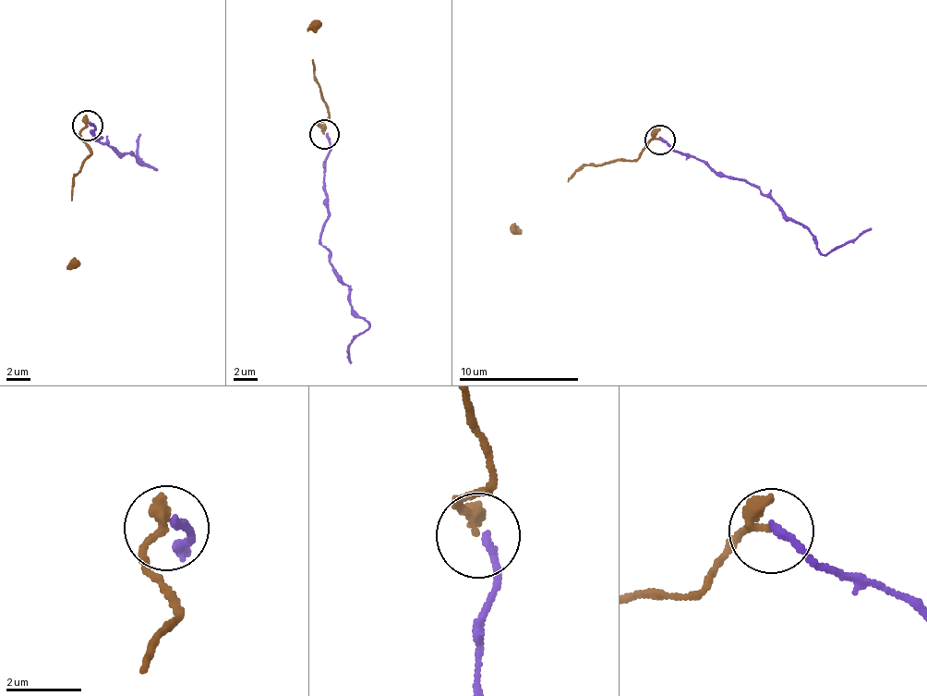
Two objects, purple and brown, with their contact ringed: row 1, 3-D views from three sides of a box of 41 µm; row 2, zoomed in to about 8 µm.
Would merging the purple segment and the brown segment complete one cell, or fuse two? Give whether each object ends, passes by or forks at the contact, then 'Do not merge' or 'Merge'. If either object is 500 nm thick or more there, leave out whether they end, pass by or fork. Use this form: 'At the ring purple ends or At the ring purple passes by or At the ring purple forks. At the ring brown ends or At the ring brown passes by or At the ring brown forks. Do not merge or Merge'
At the ring purple ends. At the ring brown ends. Merge

